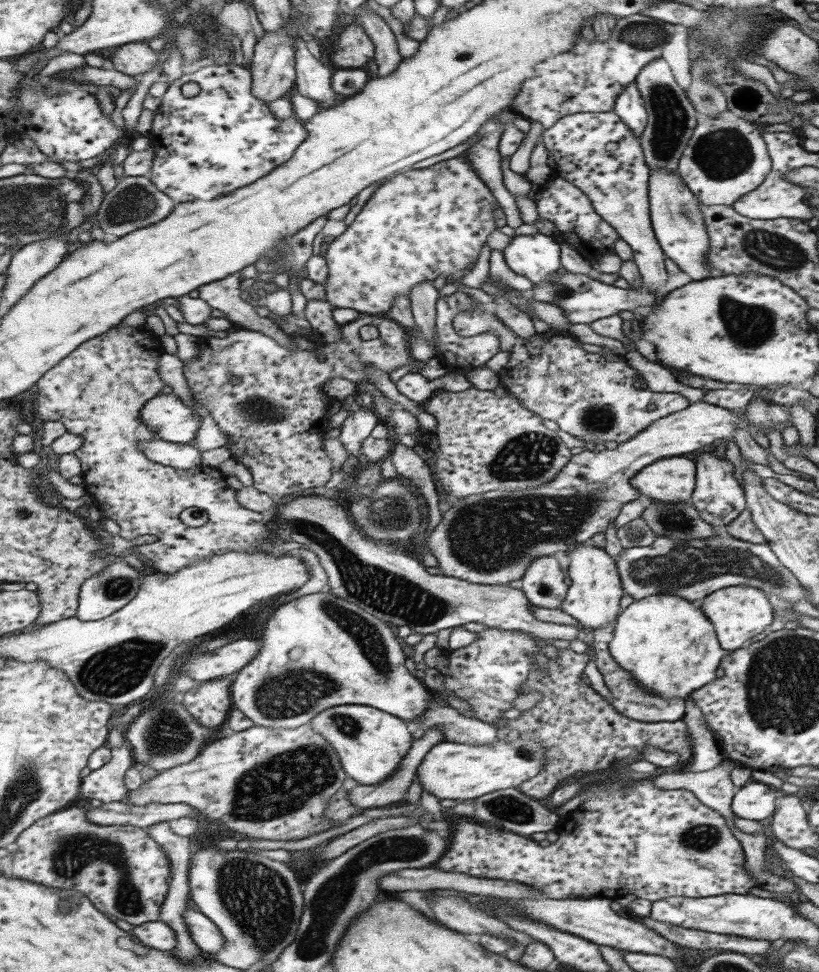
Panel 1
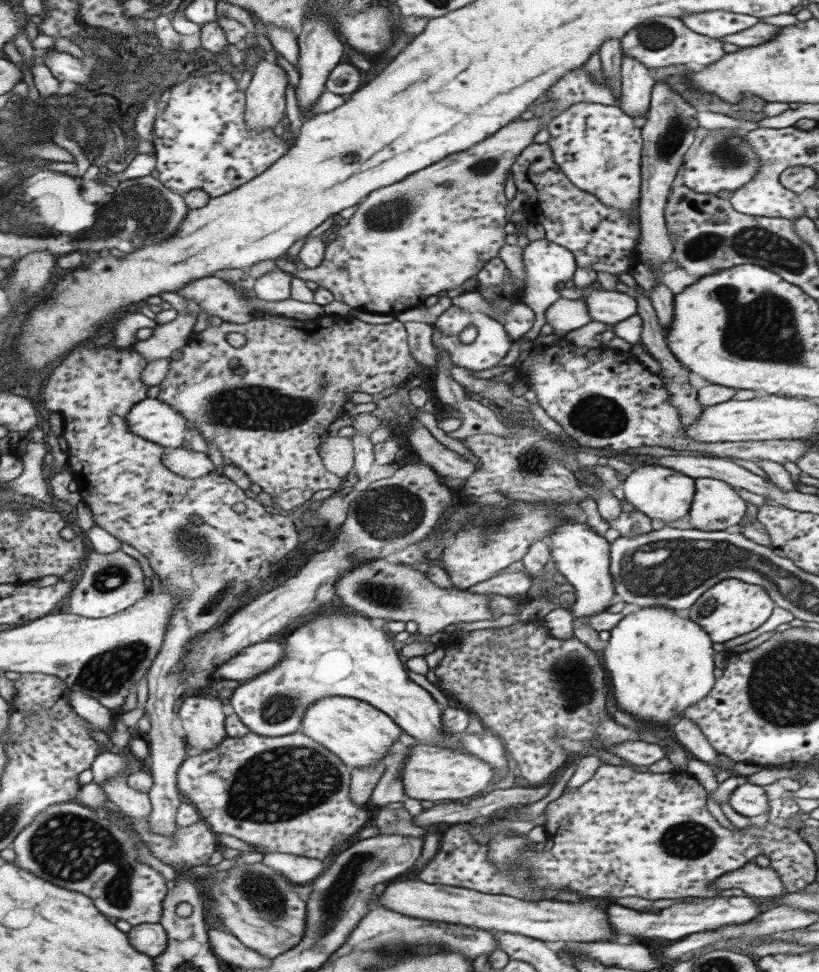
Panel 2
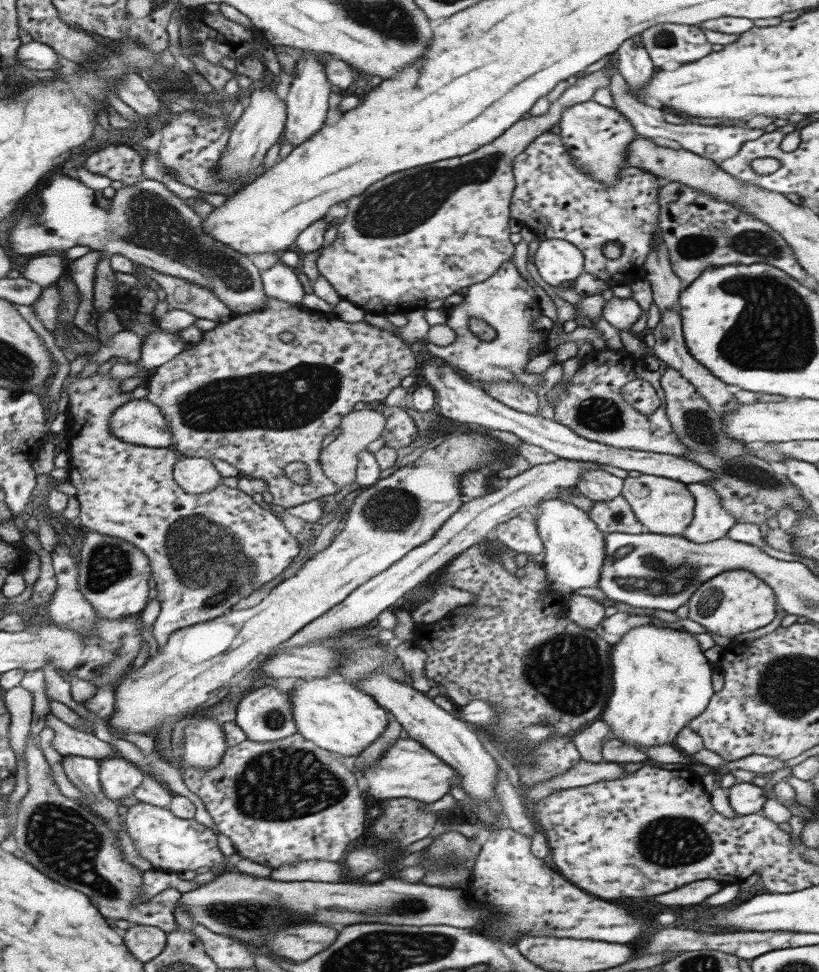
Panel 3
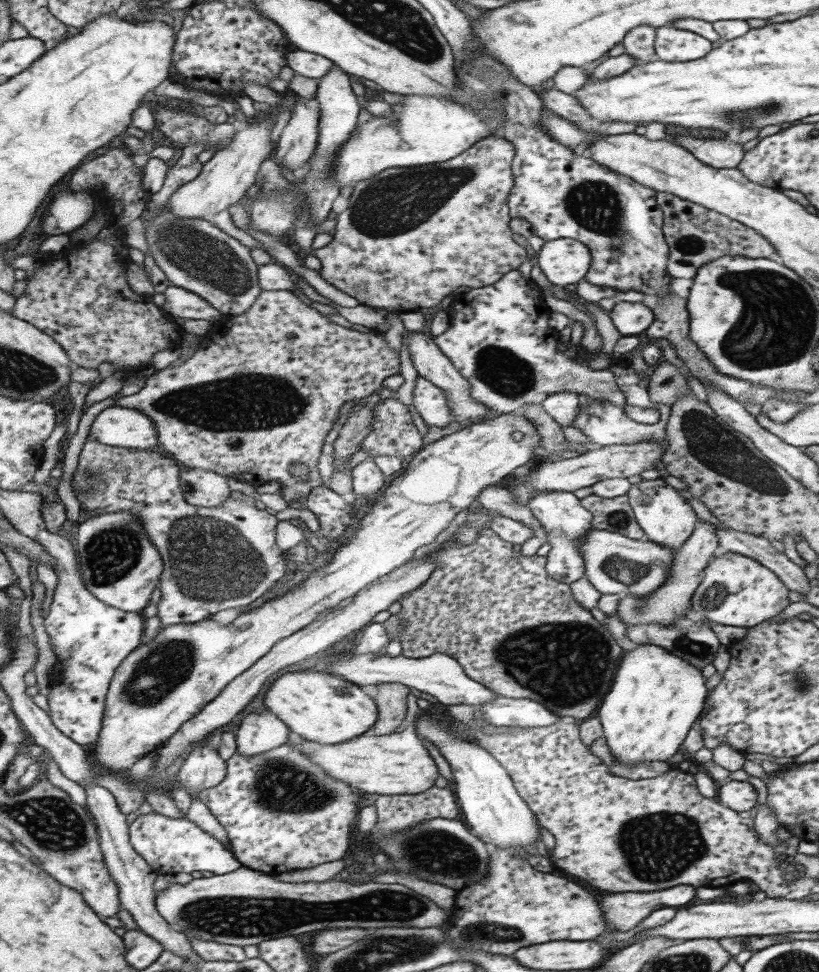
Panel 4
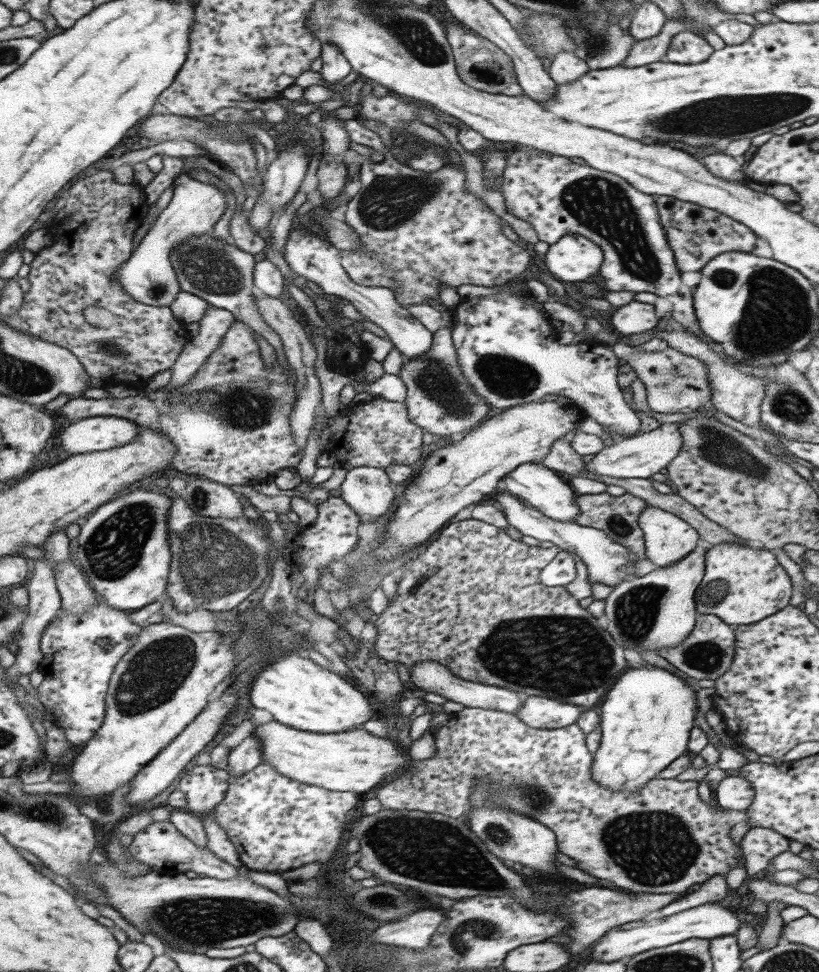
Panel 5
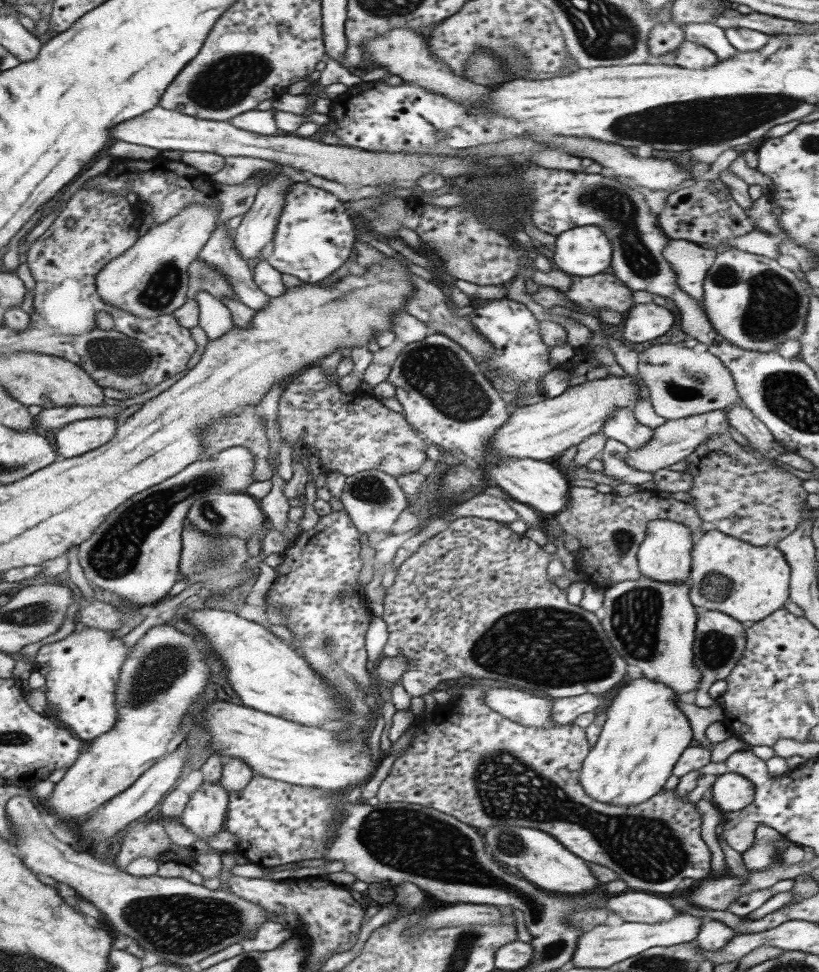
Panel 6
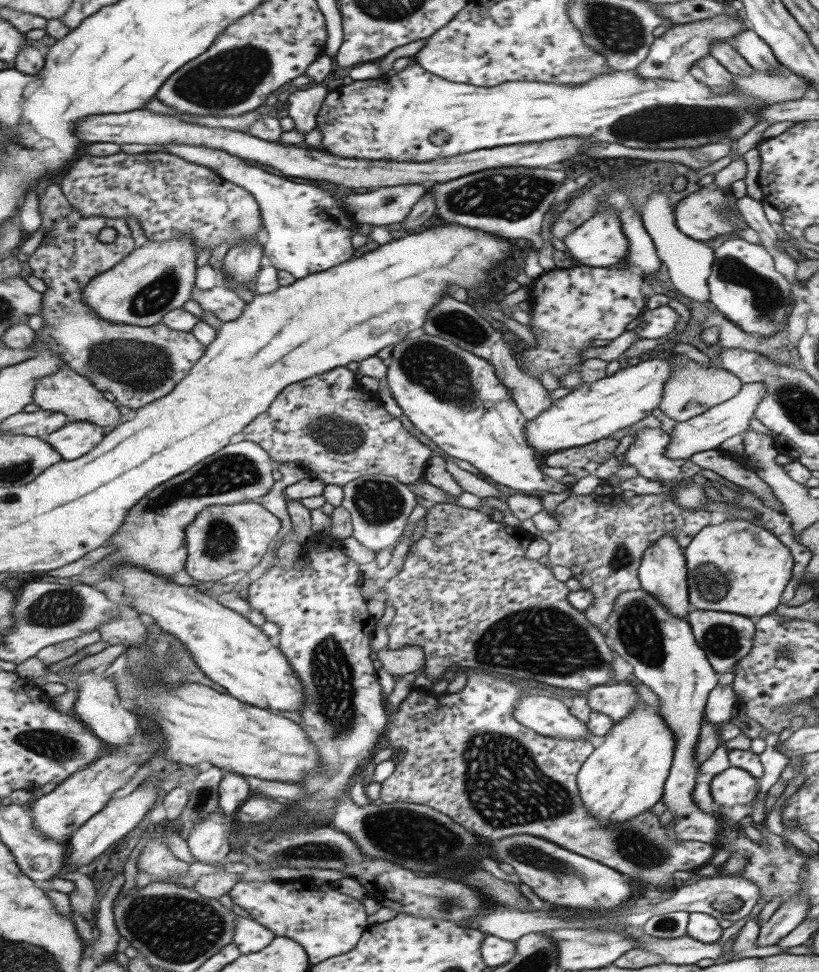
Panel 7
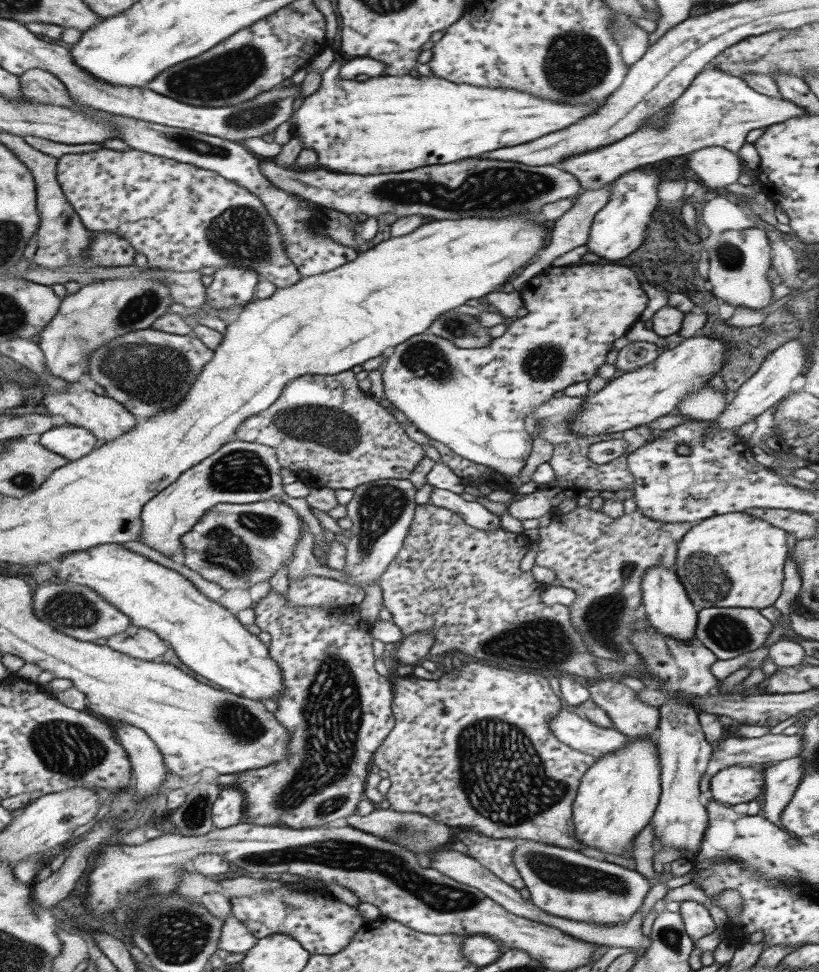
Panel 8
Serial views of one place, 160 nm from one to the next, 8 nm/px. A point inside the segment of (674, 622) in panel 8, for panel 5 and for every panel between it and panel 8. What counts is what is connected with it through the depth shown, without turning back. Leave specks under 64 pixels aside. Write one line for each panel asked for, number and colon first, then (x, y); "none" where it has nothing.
5: (667, 539)
6: (663, 555)
7: (661, 573)

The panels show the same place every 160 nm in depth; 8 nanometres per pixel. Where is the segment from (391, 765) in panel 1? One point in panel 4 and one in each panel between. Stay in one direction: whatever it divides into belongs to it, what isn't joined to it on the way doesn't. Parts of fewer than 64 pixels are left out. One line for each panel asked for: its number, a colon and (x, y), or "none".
2: (360, 734)
3: (336, 715)
4: (316, 706)

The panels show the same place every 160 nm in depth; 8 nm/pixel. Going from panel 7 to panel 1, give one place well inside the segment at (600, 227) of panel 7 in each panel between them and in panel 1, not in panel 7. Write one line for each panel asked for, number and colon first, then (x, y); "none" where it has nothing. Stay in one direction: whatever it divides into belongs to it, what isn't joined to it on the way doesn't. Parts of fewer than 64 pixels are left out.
1: (537, 256)
2: (545, 263)
3: (556, 261)
4: (564, 262)
5: (572, 258)
6: (582, 250)

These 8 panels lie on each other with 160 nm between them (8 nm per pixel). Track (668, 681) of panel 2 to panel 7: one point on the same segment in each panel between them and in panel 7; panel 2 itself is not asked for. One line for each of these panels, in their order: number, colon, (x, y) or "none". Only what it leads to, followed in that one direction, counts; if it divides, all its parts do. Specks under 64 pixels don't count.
3: (661, 680)
4: (654, 697)
5: (645, 720)
6: (643, 734)
7: (624, 776)

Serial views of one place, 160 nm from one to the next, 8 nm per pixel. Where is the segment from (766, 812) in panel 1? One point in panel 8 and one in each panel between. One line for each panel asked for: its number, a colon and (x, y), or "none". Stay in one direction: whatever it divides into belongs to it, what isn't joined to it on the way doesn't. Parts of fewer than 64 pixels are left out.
2: (749, 800)
3: (744, 798)
4: (739, 796)
5: (733, 792)
6: (730, 791)
7: (733, 786)
8: (734, 784)

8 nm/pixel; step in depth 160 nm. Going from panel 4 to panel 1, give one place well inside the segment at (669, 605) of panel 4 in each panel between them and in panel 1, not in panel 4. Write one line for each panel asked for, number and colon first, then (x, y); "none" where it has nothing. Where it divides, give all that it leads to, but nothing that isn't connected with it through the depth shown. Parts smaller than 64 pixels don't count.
1: (717, 497)
2: (714, 504)
3: (710, 521)

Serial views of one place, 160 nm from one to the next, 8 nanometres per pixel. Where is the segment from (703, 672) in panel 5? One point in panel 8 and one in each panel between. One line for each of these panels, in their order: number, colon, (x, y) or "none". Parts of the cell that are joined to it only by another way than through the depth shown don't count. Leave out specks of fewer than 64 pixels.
6: (718, 643)
7: (725, 637)
8: (727, 632)

